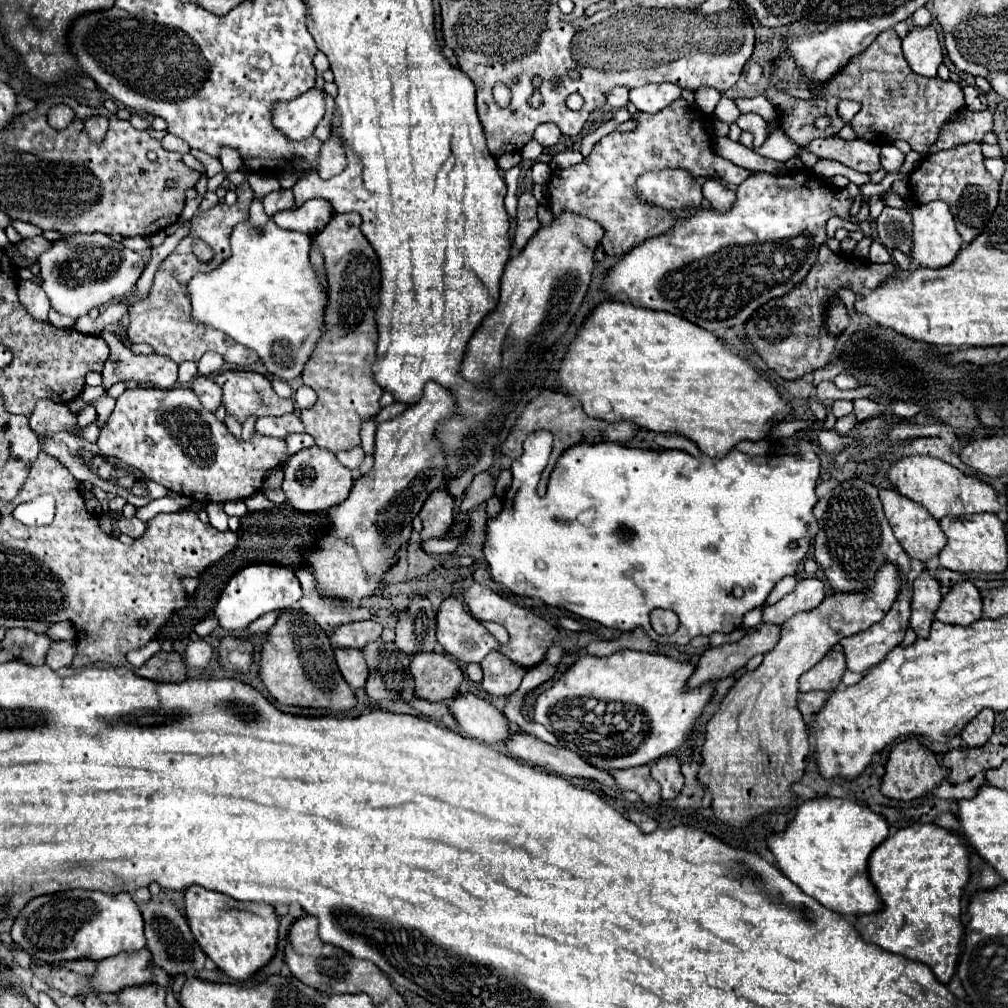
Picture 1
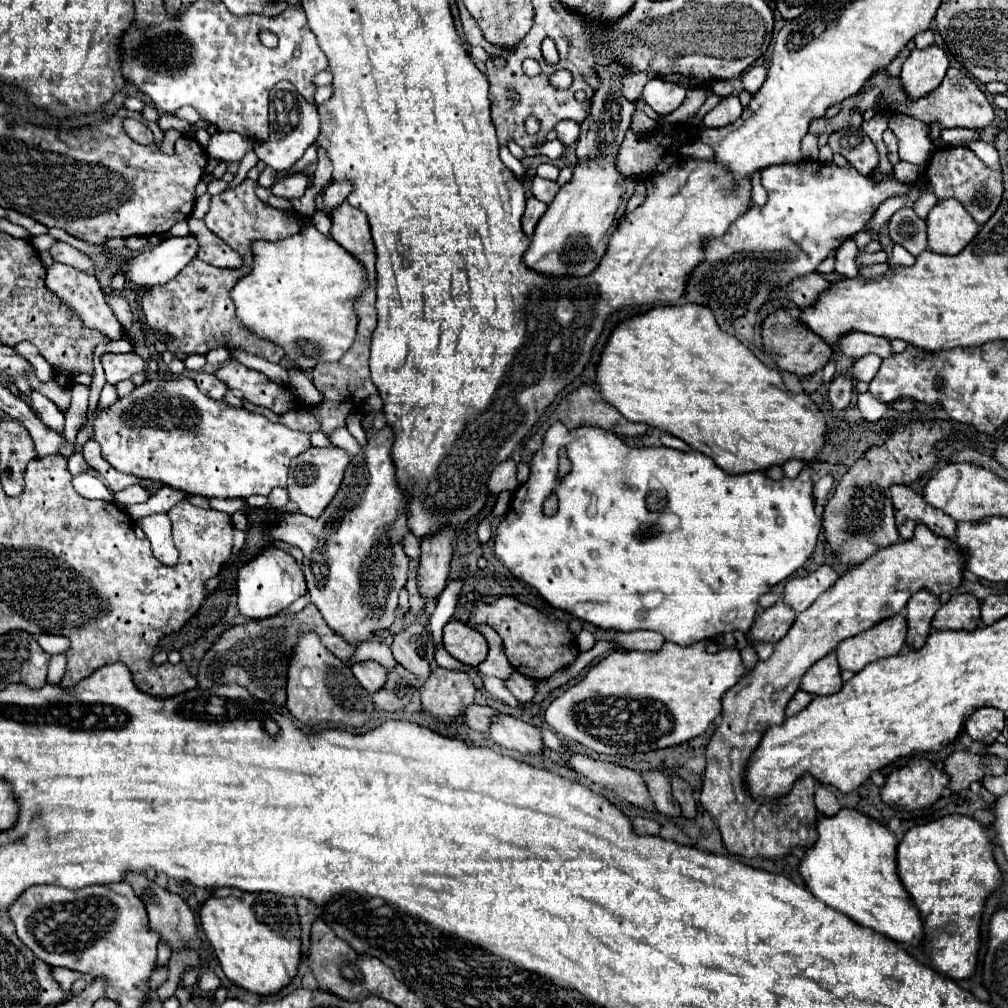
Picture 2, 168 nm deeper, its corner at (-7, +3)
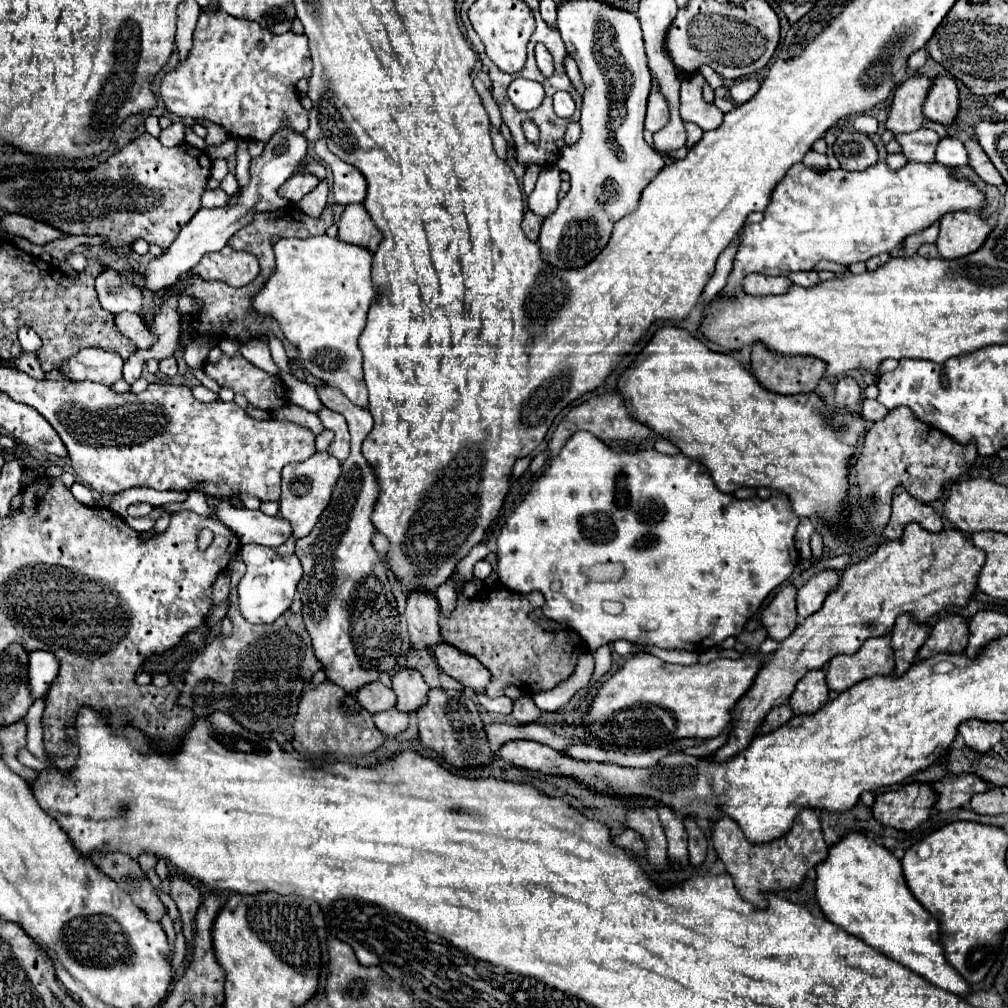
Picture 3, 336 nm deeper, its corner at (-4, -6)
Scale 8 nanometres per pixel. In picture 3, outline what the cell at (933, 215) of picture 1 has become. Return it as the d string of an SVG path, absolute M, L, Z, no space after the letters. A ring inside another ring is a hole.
M972 210L948 212L940 220L938 252L942 258L960 258L976 252L992 232L992 226Z

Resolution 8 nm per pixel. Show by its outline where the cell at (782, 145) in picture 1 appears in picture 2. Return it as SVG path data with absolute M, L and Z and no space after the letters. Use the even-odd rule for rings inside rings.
M807 133L807 135L803 137L803 141L801 141L801 151L803 151L803 157L805 157L805 159L817 159L817 155L819 155L817 137L811 135L811 133Z

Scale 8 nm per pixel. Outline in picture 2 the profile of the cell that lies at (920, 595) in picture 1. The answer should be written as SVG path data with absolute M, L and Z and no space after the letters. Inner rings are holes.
M917 591L907 603L907 645L913 649L921 649L931 633L931 619L935 611L941 607L941 601L931 591Z

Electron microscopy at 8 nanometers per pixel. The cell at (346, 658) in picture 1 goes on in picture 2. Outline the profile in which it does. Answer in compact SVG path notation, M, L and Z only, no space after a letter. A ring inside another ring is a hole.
M361 661L361 663L353 663L351 665L353 675L357 677L357 681L369 691L375 693L377 689L381 689L387 681L387 669L375 661Z

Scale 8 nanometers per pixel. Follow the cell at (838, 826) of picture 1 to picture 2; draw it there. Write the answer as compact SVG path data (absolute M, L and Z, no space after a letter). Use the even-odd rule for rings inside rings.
M841 809L833 817L821 815L817 833L815 845L805 849L799 863L799 873L809 891L855 923L917 947L923 939L923 921L897 877L895 849L899 839L895 833L855 809Z

